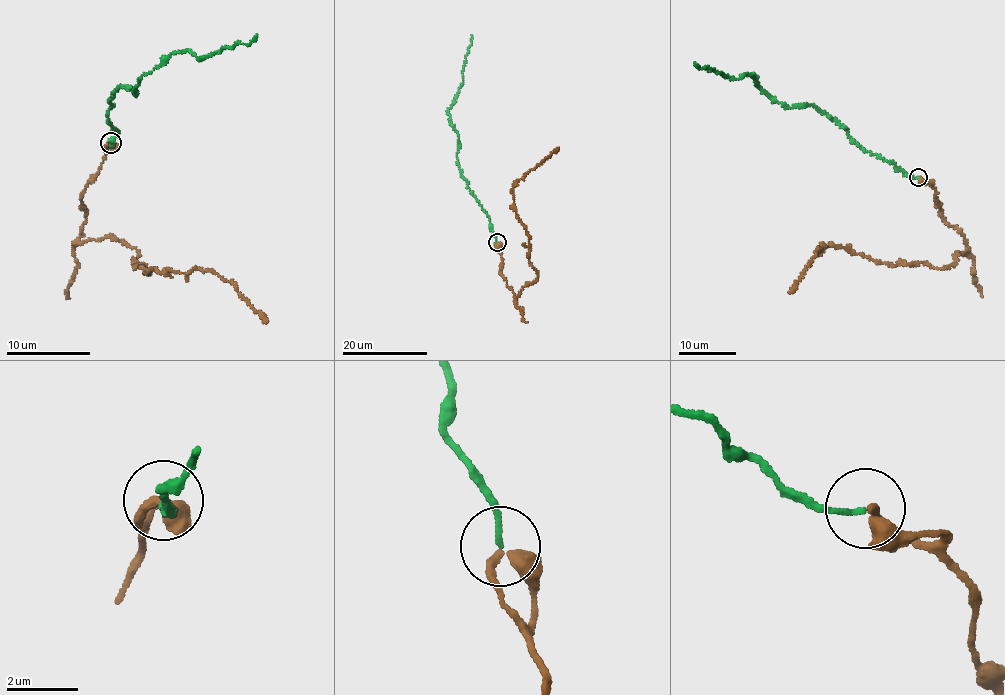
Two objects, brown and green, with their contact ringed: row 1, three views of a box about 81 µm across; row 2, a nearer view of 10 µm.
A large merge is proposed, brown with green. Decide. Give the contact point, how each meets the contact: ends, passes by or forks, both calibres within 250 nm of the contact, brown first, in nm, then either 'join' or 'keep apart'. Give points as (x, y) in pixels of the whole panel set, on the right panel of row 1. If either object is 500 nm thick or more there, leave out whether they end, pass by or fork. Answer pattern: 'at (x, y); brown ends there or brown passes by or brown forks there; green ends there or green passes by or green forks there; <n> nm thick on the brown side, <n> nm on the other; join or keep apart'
at (918, 177); brown passes by; green ends there; 300 nm thick on the brown side, 120 nm on the other; join

